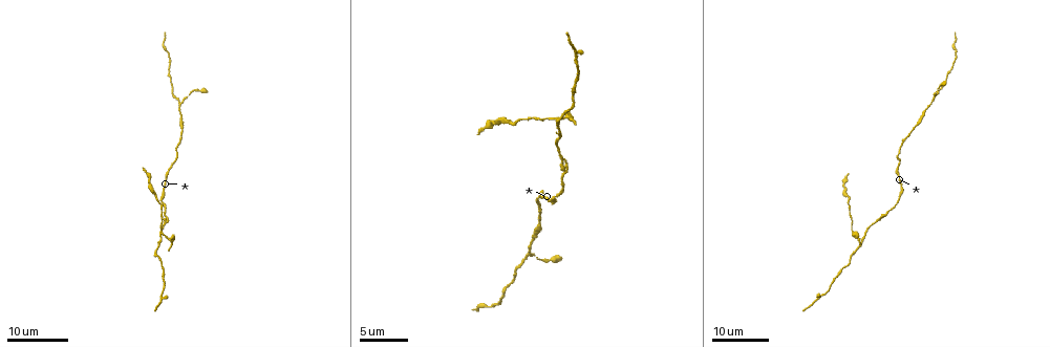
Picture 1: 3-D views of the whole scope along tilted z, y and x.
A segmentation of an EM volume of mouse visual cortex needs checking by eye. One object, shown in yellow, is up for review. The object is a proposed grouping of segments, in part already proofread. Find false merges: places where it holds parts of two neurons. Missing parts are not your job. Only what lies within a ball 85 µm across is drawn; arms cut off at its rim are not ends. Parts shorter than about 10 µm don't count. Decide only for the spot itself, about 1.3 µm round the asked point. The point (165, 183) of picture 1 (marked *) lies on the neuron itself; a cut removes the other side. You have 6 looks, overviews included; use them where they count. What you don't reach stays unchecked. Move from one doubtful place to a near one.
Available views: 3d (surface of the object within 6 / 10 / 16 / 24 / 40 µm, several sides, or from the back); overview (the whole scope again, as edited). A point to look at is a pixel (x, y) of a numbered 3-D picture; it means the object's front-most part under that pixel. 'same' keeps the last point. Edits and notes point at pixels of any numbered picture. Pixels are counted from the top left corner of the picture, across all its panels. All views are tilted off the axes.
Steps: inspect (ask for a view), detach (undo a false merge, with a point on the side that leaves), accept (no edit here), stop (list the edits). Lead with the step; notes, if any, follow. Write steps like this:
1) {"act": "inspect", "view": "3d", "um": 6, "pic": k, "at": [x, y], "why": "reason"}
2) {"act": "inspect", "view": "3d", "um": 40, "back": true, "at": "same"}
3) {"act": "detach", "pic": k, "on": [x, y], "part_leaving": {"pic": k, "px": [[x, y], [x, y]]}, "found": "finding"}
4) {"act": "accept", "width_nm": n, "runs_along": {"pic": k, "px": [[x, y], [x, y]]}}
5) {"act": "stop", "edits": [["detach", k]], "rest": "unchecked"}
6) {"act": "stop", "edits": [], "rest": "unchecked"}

{"act": "inspect", "view": "3d", "um": 16, "pic": 1, "at": [559, 131], "why": "a fork"}

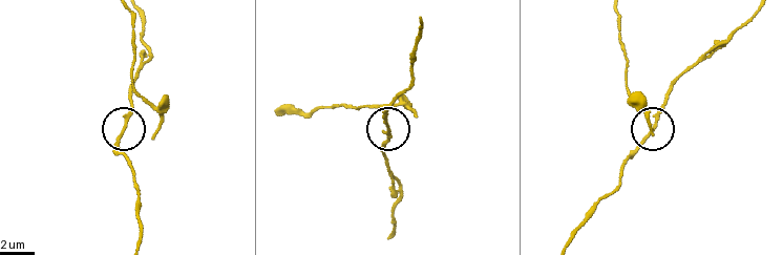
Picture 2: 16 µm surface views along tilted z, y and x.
{"act": "inspect", "view": "3d", "um": 10, "pic": 2, "at": [126, 127]}

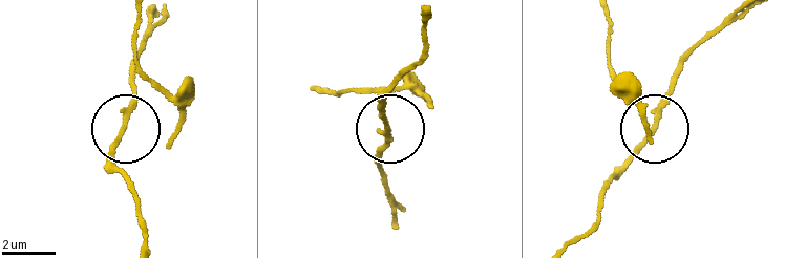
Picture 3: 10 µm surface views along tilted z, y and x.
{"act": "inspect", "view": "3d", "um": 10, "back": true, "pic": 3, "at": [124, 125]}

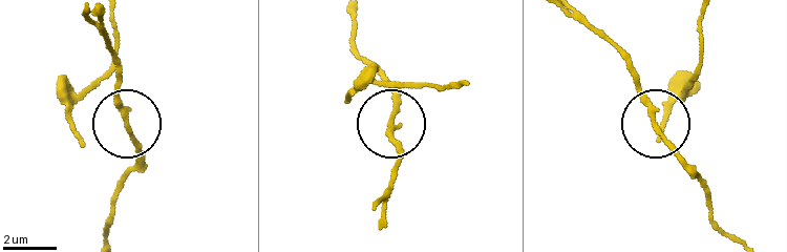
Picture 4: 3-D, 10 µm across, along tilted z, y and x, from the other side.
{"act": "accept", "runs_along": {"pic": 4, "px": [[383, 210], [402, 158], [390, 131], [401, 89]]}, "found": "all the same neuron"}

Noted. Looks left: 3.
{"act": "inspect", "view": "3d", "um": 16, "pic": 1, "at": [879, 218], "why": "sudden change in width"}

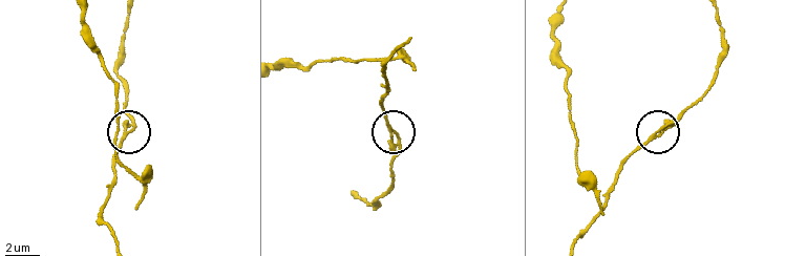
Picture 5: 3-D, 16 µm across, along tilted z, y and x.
{"act": "inspect", "view": "3d", "um": 10, "pic": 5, "at": [392, 131], "why": "closer look"}

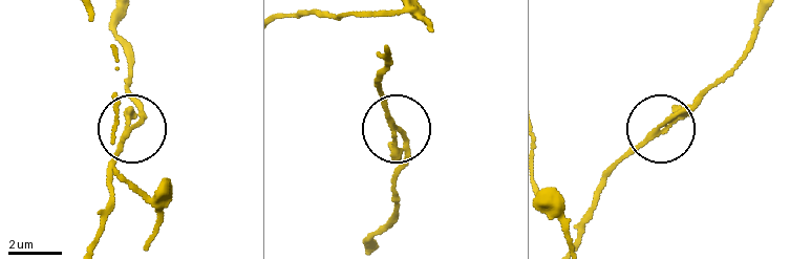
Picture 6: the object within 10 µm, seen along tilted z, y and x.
{"act": "accept", "width_nm": 190, "found": "one neuron here"}

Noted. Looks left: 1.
{"act": "stop", "edits": [], "rest": "unchecked"}

